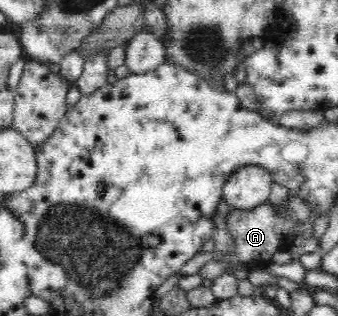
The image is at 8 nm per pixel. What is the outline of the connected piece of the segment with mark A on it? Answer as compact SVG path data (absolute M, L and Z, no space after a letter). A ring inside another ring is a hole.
M289 194L287 196L287 204L284 206L273 206L271 202L265 202L264 205L256 206L256 209L249 209L248 212L235 209L229 210L225 219L227 230L233 238L235 246L233 246L233 254L224 256L221 252L205 252L205 254L197 254L190 262L187 262L181 271L182 276L191 276L197 274L208 262L232 262L232 263L253 263L253 262L272 262L273 255L279 251L279 246L287 240L287 238L295 238L301 232L313 232L313 207L309 202L298 200L298 194Z

